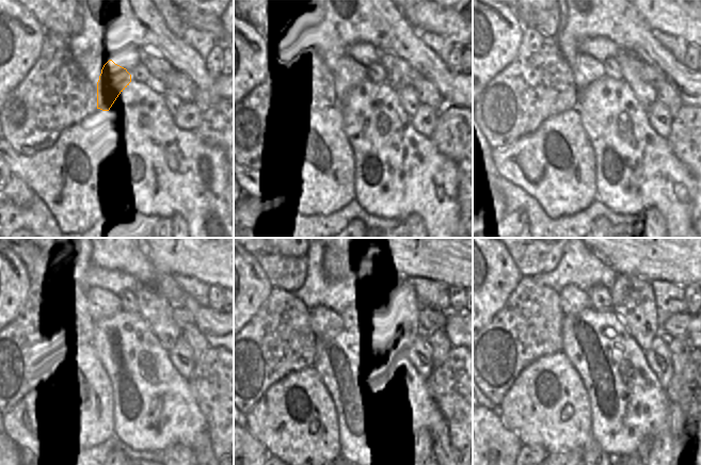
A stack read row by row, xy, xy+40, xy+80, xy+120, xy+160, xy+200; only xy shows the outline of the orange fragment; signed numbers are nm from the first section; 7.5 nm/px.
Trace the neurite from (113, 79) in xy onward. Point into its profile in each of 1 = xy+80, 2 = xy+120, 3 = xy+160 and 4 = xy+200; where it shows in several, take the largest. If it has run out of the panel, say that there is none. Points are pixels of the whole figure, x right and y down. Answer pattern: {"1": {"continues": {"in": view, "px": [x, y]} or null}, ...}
{"1": {"continues": {"in": "xy+80", "px": [586, 69]}}, "2": {"continues": {"in": "xy+120", "px": [100, 304]}}, "3": {"continues": {"in": "xy+160", "px": [338, 301]}}, "4": {"continues": {"in": "xy+200", "px": [573, 300]}}}

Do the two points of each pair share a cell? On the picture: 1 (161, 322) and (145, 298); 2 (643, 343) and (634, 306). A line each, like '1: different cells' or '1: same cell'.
1: same cell
2: same cell

